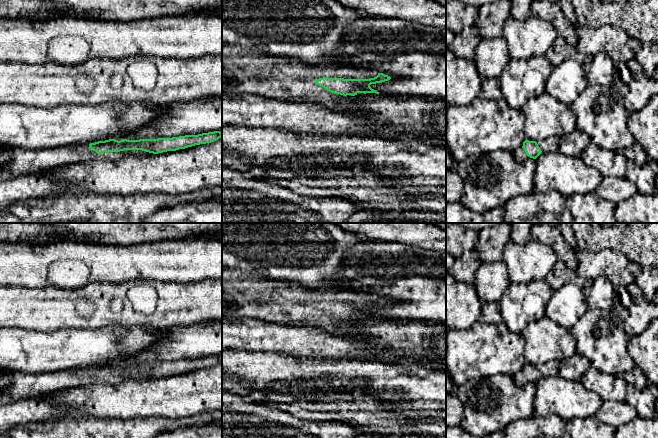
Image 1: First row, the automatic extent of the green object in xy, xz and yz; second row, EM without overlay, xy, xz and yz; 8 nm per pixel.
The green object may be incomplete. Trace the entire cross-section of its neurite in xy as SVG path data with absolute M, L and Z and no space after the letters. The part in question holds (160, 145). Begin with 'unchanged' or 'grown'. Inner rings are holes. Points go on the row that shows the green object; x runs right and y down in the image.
grown; M214 131L198 135L185 135L172 138L158 139L139 139L139 140L115 140L109 139L87 144L70 144L54 148L43 149L24 149L16 147L6 147L0 145L0 182L19 178L29 174L35 174L41 171L54 170L67 167L73 164L82 163L92 159L118 160L120 158L137 154L158 154L167 151L176 151L195 145L211 143L222 137L222 132Z

